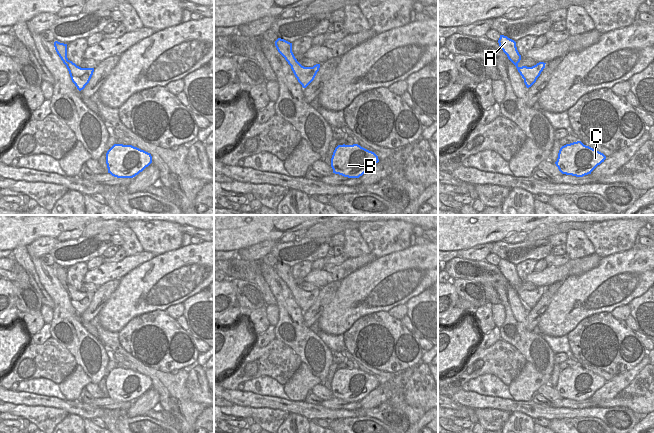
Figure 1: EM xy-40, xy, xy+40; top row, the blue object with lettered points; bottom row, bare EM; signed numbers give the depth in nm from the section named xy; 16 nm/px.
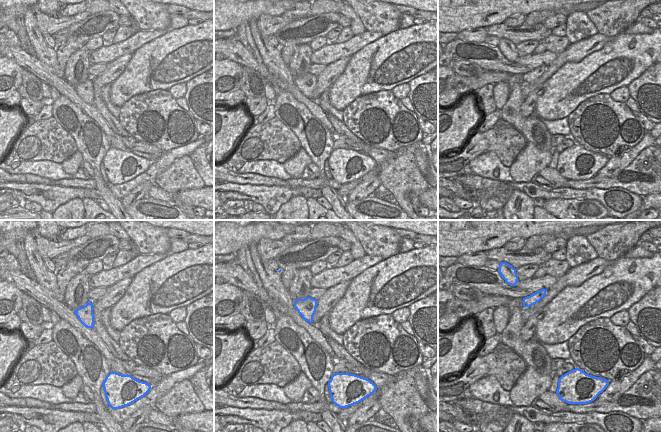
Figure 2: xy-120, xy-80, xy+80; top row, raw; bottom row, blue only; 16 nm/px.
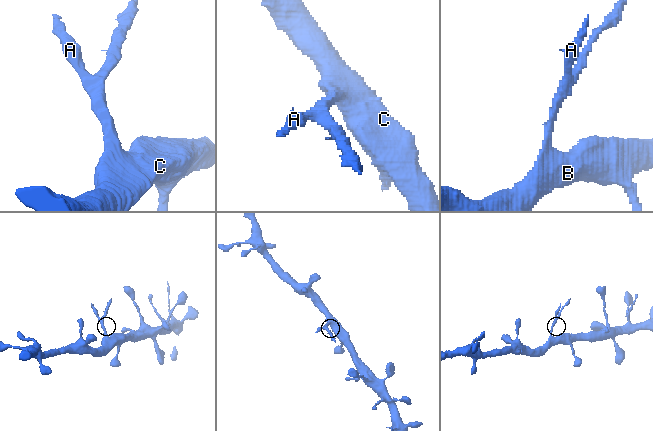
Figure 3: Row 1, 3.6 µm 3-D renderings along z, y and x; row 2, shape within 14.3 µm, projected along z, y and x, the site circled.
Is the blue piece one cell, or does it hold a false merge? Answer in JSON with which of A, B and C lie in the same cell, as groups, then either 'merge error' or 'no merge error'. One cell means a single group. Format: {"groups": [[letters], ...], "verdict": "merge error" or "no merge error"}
{"groups": [["A", "B", "C"]], "verdict": "no merge error"}

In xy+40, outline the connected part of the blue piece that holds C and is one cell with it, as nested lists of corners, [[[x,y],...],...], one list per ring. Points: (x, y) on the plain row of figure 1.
[[[577,365],[560,372],[555,388],[562,398],[583,401],[591,398],[605,383],[603,377]]]

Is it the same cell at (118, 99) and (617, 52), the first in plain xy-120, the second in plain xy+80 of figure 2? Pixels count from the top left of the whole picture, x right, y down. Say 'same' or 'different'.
same

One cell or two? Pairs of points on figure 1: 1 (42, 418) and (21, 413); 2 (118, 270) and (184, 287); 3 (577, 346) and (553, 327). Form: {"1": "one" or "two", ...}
{"1": "one", "2": "two", "3": "two"}

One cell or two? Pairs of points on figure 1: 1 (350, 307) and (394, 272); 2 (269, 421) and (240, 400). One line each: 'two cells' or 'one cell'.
1: one cell
2: two cells

